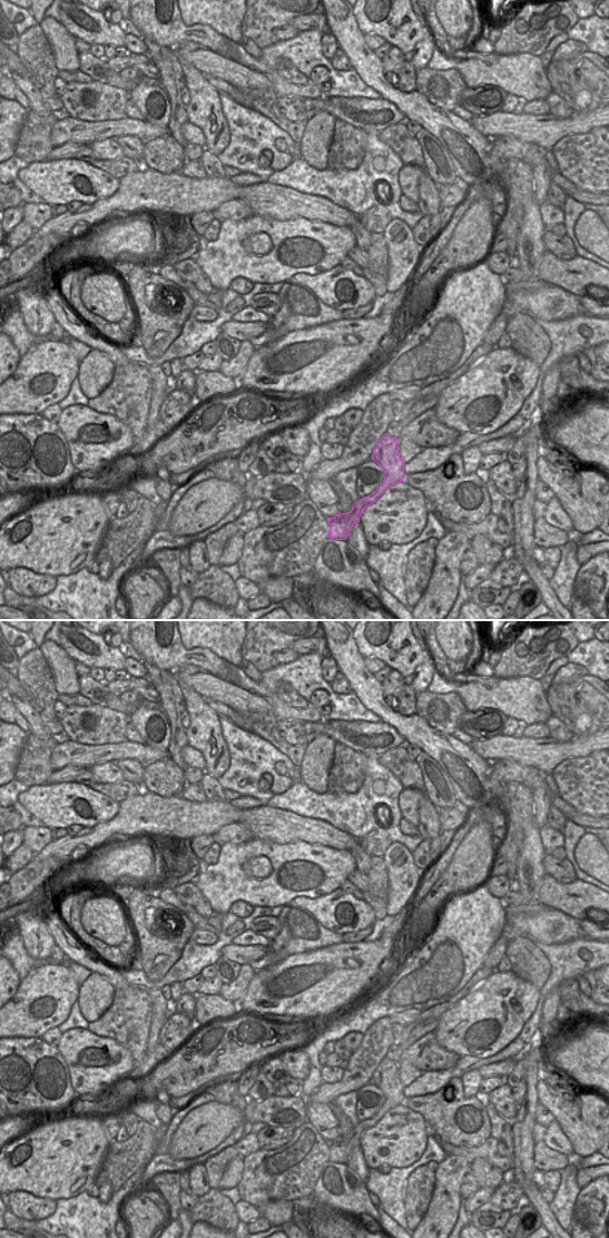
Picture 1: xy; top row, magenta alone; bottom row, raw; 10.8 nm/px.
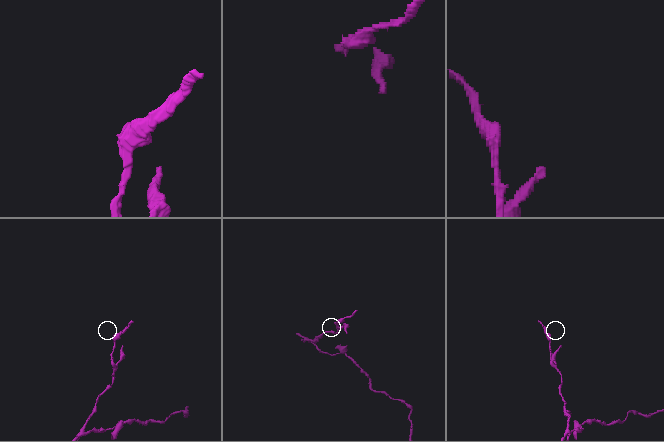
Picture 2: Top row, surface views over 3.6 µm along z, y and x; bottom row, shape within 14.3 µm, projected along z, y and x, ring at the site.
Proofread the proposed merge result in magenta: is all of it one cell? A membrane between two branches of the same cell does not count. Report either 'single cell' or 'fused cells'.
single cell

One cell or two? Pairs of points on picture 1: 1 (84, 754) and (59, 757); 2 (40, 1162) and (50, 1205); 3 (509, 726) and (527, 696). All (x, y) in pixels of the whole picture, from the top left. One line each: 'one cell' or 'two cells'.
1: one cell
2: two cells
3: two cells

